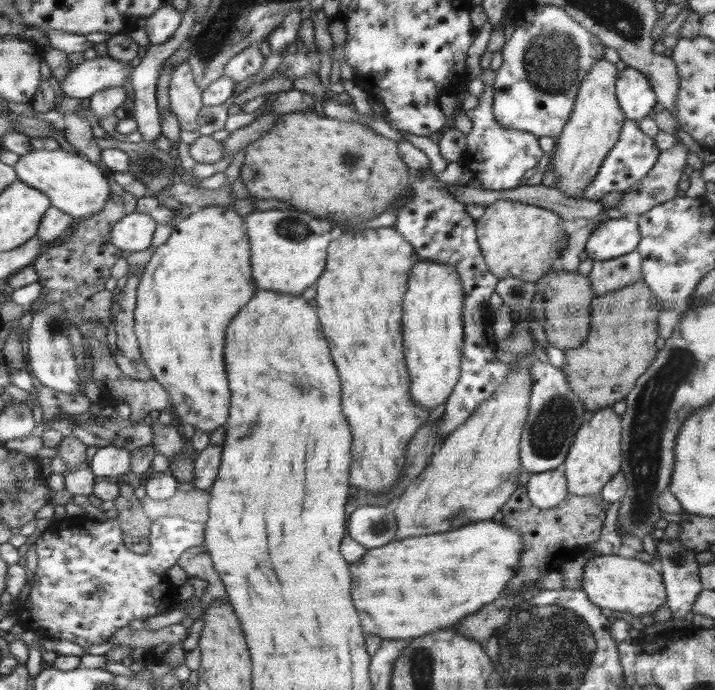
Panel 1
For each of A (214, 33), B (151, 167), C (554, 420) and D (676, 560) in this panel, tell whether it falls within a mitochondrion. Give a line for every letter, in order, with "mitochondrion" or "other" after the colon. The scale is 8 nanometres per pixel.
A: mitochondrion
B: mitochondrion
C: mitochondrion
D: mitochondrion

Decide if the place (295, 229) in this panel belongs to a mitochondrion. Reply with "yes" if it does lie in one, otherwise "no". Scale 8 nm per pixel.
yes

